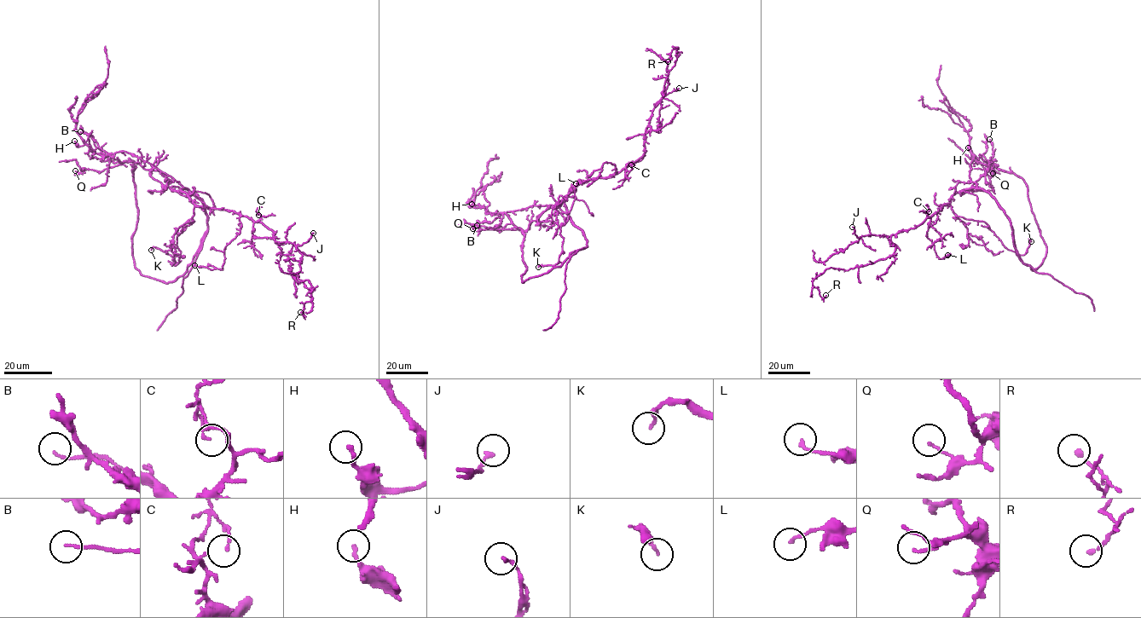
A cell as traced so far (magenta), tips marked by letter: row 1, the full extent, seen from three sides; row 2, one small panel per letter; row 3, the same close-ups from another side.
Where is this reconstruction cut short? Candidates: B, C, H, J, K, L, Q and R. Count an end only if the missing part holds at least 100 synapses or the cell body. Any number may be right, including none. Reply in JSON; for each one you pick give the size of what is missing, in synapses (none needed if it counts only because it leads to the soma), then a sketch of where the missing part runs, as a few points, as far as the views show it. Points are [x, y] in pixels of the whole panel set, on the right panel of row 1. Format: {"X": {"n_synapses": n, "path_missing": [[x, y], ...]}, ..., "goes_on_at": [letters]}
{"goes_on_at": []}

